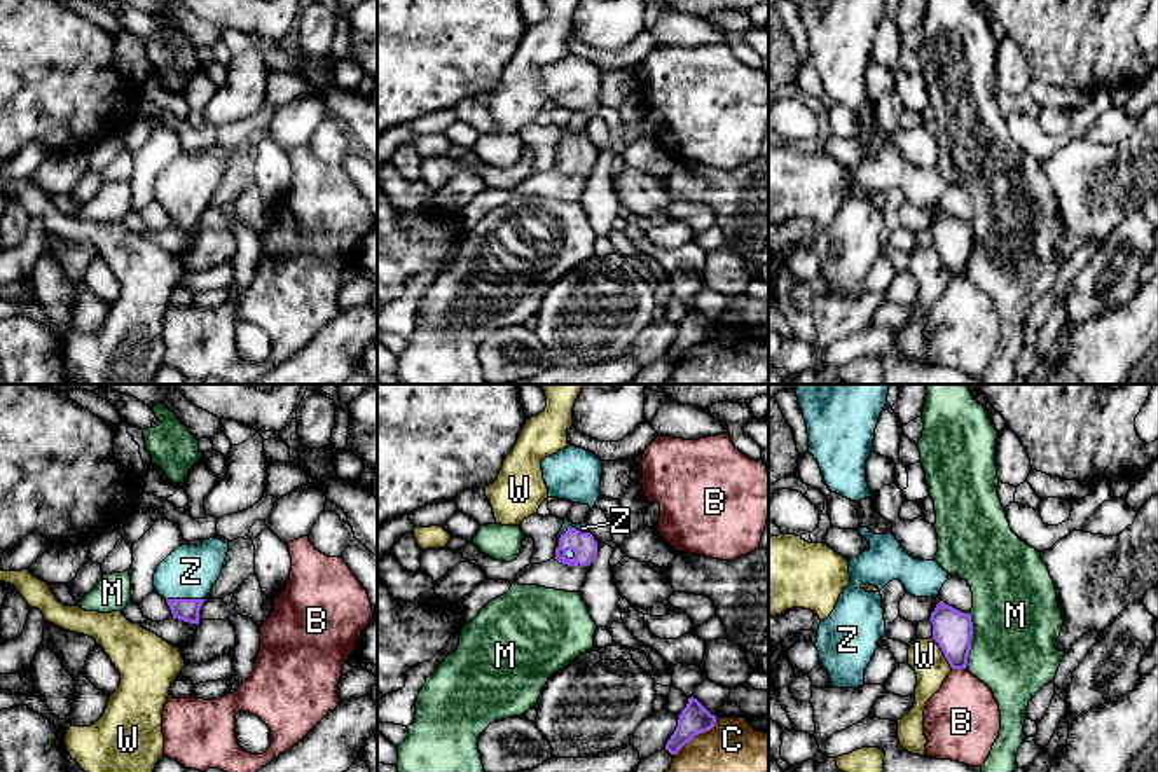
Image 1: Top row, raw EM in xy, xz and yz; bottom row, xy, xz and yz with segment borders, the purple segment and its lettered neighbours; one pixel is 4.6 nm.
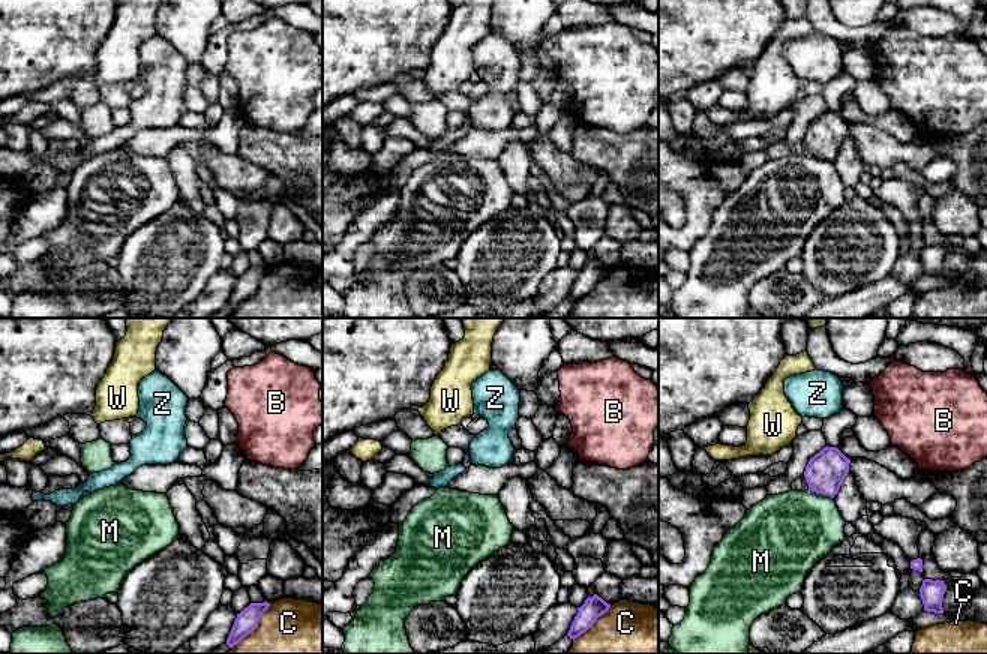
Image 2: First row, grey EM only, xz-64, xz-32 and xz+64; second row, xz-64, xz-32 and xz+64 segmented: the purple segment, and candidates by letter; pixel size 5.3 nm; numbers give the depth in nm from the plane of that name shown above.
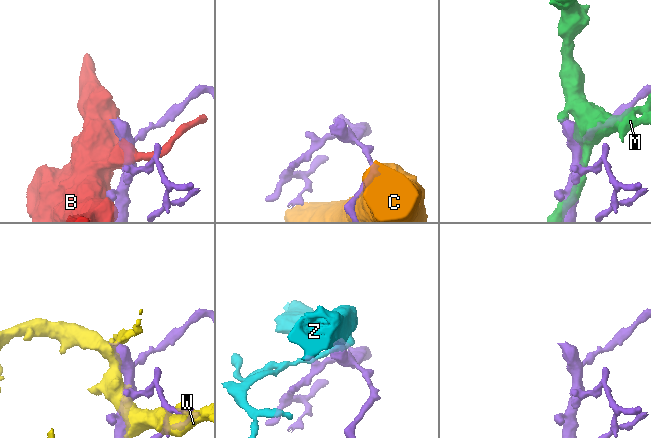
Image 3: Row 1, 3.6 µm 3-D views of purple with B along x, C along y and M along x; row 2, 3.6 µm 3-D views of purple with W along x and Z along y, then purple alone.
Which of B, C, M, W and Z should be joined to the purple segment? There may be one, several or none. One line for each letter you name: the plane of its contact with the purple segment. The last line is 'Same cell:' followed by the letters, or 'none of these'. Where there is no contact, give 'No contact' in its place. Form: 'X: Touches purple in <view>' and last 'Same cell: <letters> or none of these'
Z: Touches purple in xz
Same cell: Z

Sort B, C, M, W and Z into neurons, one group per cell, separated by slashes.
B / C / M / W / Z

